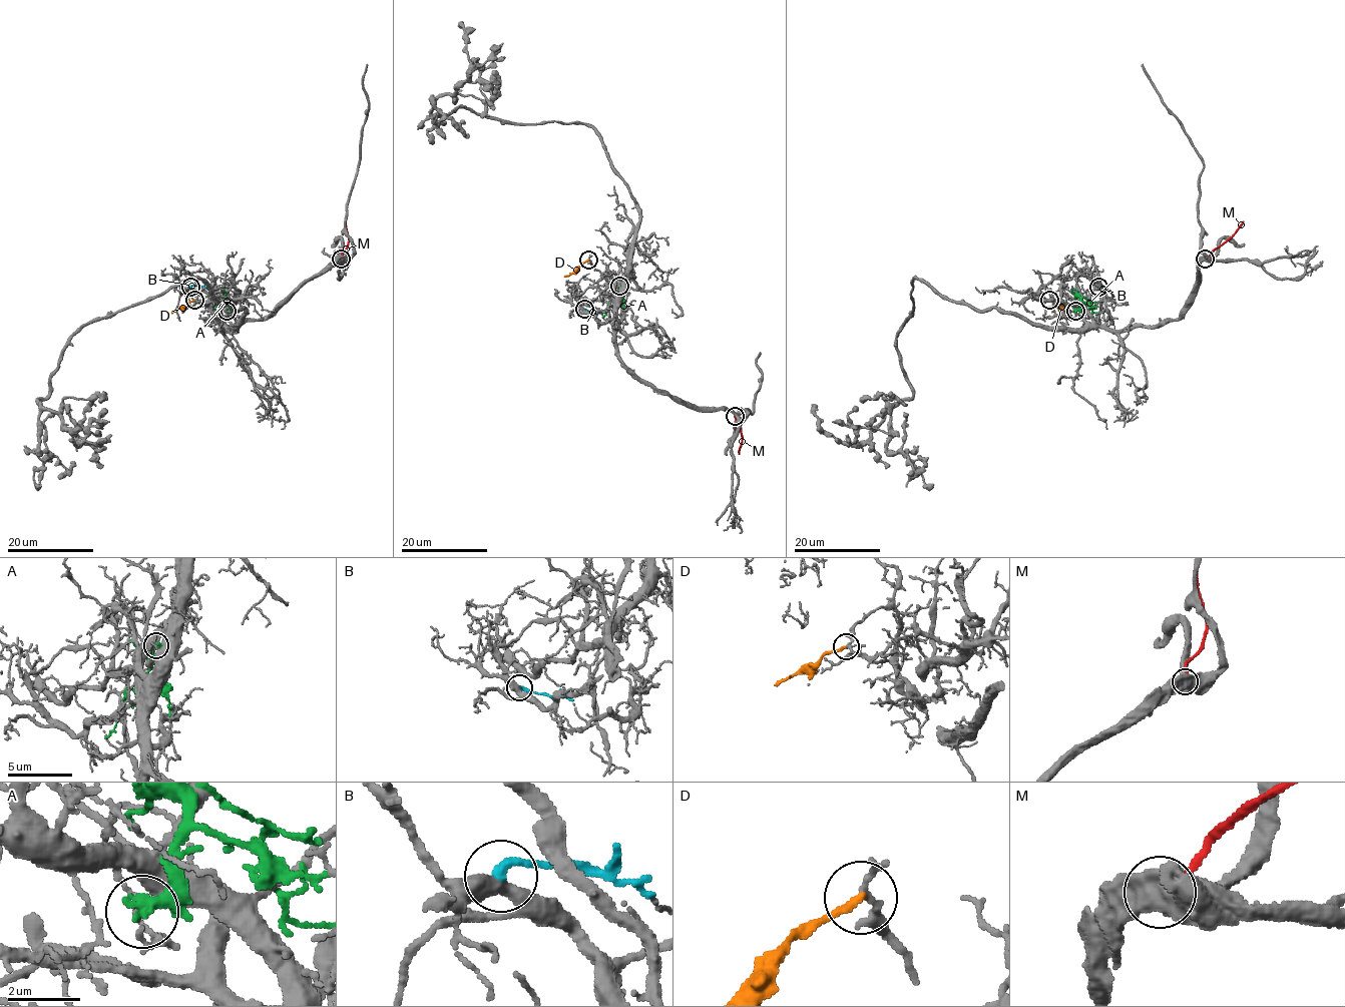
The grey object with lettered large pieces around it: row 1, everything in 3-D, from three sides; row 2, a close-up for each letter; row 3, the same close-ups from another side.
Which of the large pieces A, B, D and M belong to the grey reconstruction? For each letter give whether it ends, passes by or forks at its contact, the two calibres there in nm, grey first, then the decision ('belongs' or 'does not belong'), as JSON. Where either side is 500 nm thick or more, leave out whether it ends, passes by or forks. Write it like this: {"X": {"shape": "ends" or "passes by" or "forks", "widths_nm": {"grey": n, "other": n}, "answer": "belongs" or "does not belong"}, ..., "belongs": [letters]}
{"A": {"shape": "ends", "widths_nm": {"grey": 120, "other": 360}, "answer": "does not belong"}, "B": {"shape": "ends", "widths_nm": {"grey": 460, "other": 280}, "answer": "does not belong"}, "D": {"shape": "ends", "widths_nm": {"grey": 180, "other": 200}, "answer": "does not belong"}, "M": {"widths_nm": {"grey": 600, "other": 240}, "answer": "does not belong"}, "belongs": []}

